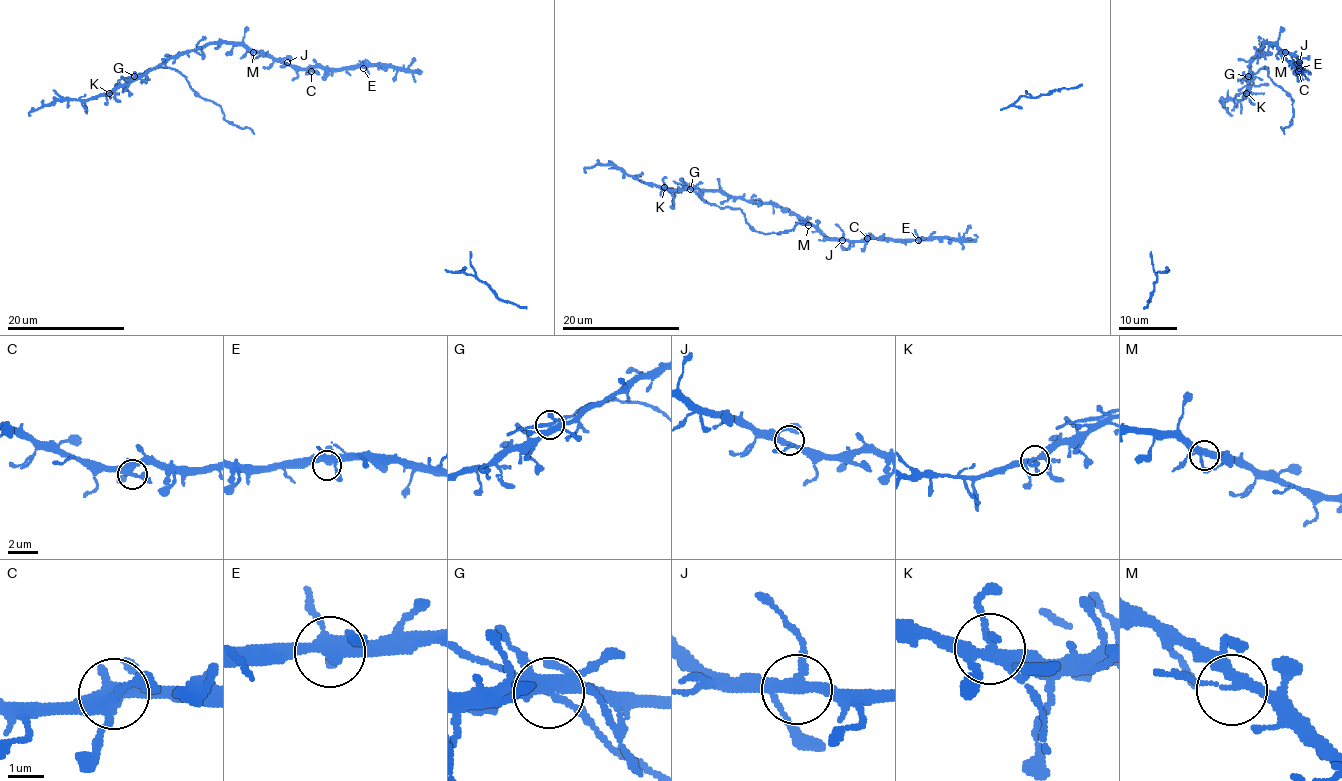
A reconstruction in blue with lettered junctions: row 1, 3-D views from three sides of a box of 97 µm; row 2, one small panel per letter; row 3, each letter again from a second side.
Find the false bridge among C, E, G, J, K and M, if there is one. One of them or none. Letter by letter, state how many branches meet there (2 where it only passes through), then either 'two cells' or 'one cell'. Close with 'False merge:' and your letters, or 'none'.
C: branches 5; one cell
E: branches 5; one cell
G: branches 7; one cell
J: branches 4; one cell
K: branches 5; one cell
M: branches 4; one cell
False merge: none

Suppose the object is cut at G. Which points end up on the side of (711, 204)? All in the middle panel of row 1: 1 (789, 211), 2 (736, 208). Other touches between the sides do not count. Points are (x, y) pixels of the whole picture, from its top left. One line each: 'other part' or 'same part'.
1: other part
2: same part

